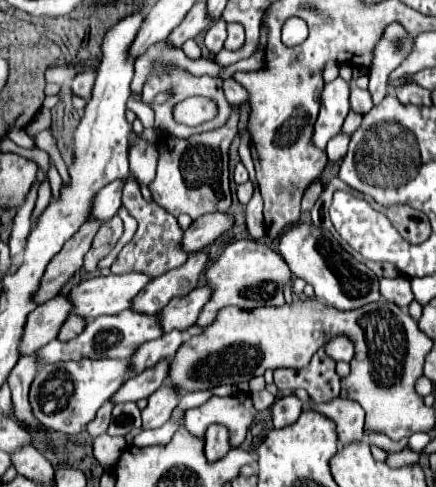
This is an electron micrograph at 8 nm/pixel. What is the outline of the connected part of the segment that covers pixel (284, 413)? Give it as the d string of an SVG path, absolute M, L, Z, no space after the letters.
M288 394L288 396L278 398L272 404L270 412L272 412L272 426L274 428L284 428L284 426L298 420L298 416L302 414L302 402L294 394Z

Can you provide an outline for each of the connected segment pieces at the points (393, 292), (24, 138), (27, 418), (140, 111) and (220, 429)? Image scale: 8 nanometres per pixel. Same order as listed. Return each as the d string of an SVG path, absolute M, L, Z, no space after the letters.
M382 278L380 280L380 294L386 300L390 300L390 302L394 302L398 306L404 306L404 308L410 306L410 302L414 300L414 294L410 290L410 280L408 278L394 278L394 280Z
M20 128L10 130L10 132L8 132L8 138L12 138L12 140L14 140L18 146L22 146L22 148L36 148L34 140L32 140L24 130L20 130Z
M20 356L18 364L10 372L8 384L12 390L12 402L14 402L14 414L18 420L22 420L28 426L36 424L36 418L32 416L30 404L28 404L28 388L34 380L34 374L38 370L38 358L36 356Z
M128 100L128 108L142 120L144 128L152 128L154 126L154 110L150 106L134 102L134 100Z
M212 424L206 430L206 458L210 462L216 462L220 458L224 458L230 450L230 434L226 432L226 426L220 424Z

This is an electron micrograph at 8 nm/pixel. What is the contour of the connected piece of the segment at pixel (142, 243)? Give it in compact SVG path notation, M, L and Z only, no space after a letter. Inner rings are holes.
M126 182L124 186L124 196L122 196L122 206L126 206L128 214L136 218L138 222L138 230L134 234L134 238L120 250L116 262L112 264L112 272L114 274L124 274L130 270L138 270L148 274L150 278L156 278L172 268L178 268L186 262L188 254L182 248L182 234L184 230L180 228L178 220L174 216L170 216L164 208L160 208L156 202L148 202L144 200L144 196L140 194L140 188L136 182Z

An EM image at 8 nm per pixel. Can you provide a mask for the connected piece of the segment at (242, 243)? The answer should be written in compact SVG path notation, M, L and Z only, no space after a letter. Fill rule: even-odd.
M236 240L226 246L222 256L204 272L206 284L214 288L210 302L204 306L198 318L198 326L206 328L218 316L218 310L226 306L238 306L252 310L258 306L282 306L284 290L292 282L292 272L276 250L260 240Z

